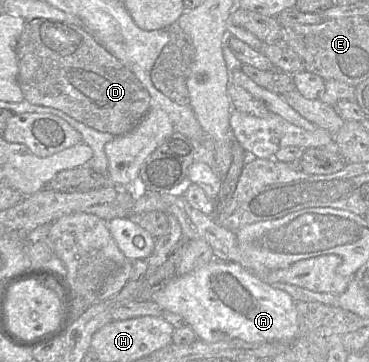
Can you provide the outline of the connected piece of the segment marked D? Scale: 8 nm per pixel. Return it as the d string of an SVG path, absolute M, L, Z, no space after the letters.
M44 18L25 23L16 45L17 81L24 99L58 109L115 137L132 131L150 109L150 94L136 76L83 28Z

